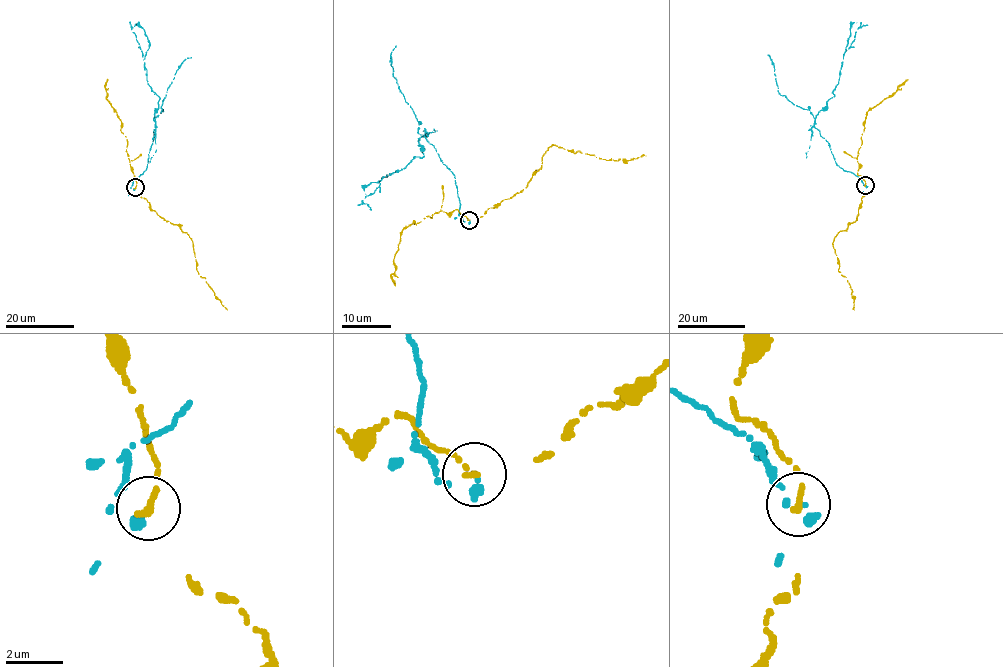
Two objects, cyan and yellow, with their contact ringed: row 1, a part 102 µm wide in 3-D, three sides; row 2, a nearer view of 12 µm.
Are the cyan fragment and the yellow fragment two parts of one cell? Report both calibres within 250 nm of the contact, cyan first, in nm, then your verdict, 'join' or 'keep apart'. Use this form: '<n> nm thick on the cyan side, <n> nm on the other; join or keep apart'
240 nm thick on the cyan side, 260 nm on the other; keep apart

